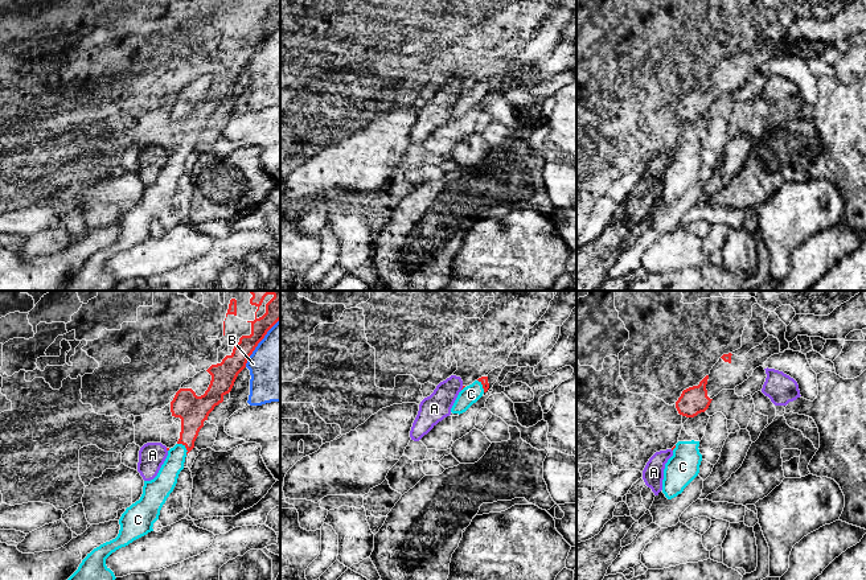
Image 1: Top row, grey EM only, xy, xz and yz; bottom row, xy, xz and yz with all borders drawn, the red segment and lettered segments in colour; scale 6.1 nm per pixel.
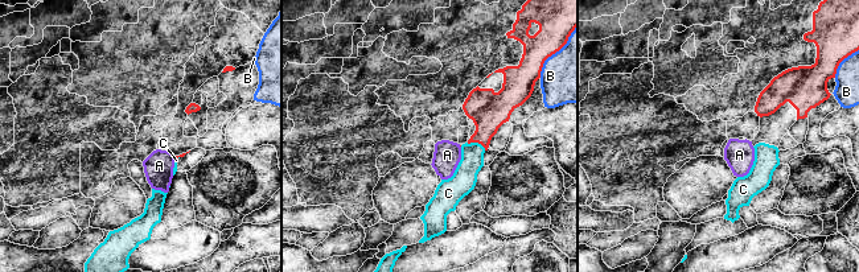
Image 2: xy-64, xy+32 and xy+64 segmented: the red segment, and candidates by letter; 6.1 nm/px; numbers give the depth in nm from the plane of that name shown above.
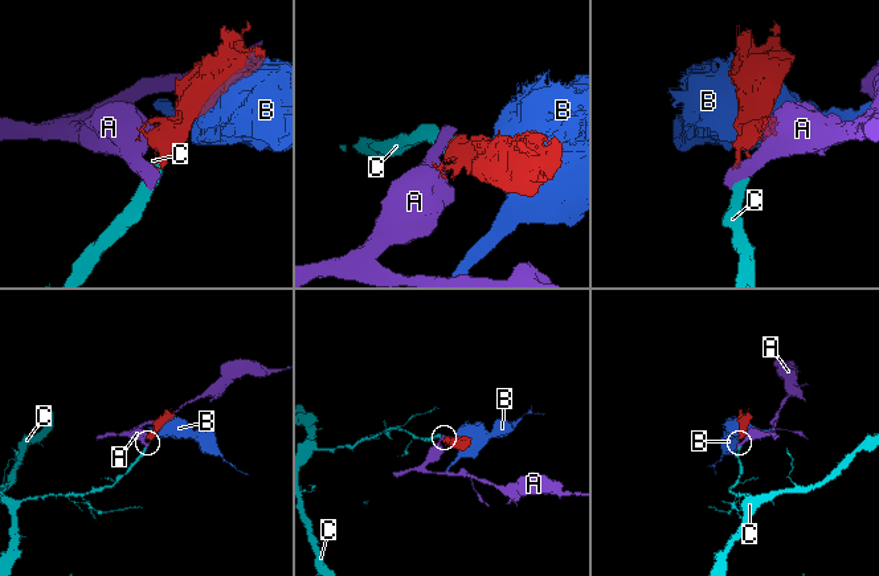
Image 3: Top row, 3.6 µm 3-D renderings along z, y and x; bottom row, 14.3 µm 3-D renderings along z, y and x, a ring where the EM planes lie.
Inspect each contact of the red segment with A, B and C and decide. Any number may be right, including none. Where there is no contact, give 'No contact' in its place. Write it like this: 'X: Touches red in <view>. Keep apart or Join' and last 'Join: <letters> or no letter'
A: Touches red in xz. Keep apart
B: Touches red in xy. Keep apart
C: Touches red in xy. Join
Join: C

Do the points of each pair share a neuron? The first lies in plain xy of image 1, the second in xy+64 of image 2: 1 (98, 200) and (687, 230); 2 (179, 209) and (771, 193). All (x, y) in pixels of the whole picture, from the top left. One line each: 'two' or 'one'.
1: two
2: one

